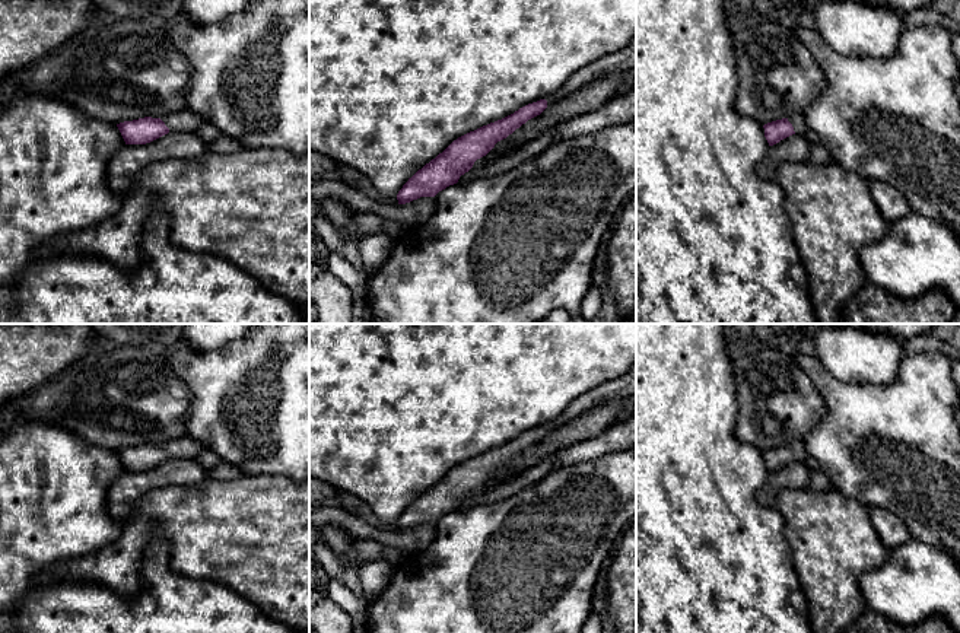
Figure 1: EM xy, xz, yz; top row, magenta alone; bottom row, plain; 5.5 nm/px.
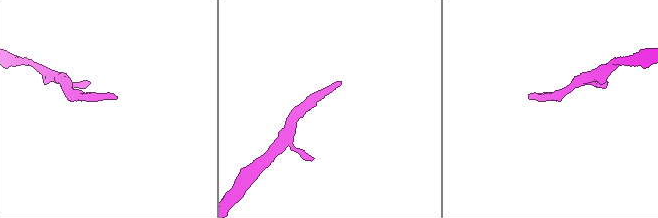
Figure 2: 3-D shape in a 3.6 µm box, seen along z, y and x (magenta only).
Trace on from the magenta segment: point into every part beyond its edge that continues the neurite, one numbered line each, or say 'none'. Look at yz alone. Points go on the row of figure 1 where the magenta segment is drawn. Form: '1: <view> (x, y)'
1: yz (797, 120)

